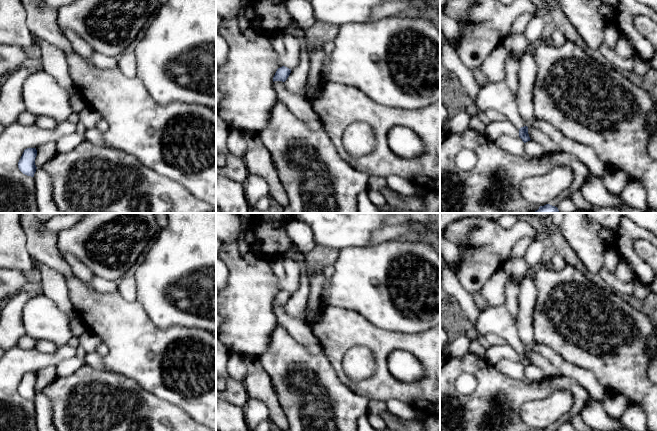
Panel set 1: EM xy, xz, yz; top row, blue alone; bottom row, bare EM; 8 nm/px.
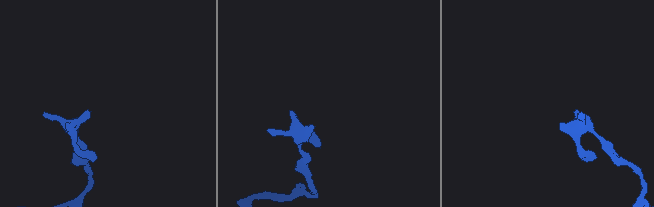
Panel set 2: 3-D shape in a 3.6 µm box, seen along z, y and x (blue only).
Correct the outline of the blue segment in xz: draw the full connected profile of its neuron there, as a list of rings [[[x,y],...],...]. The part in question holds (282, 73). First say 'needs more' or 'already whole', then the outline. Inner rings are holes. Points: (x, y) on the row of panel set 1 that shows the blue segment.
already whole | [[[285,66],[278,68],[273,77],[273,82],[274,81],[285,82],[287,80],[287,78],[289,77],[290,73],[291,73],[291,69],[289,69]]]

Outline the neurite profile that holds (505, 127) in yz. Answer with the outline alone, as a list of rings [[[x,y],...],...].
[[[508,120],[502,122],[491,123],[488,128],[486,135],[490,138],[496,138],[499,135],[504,134],[513,138],[519,137],[519,130],[513,123]]]

